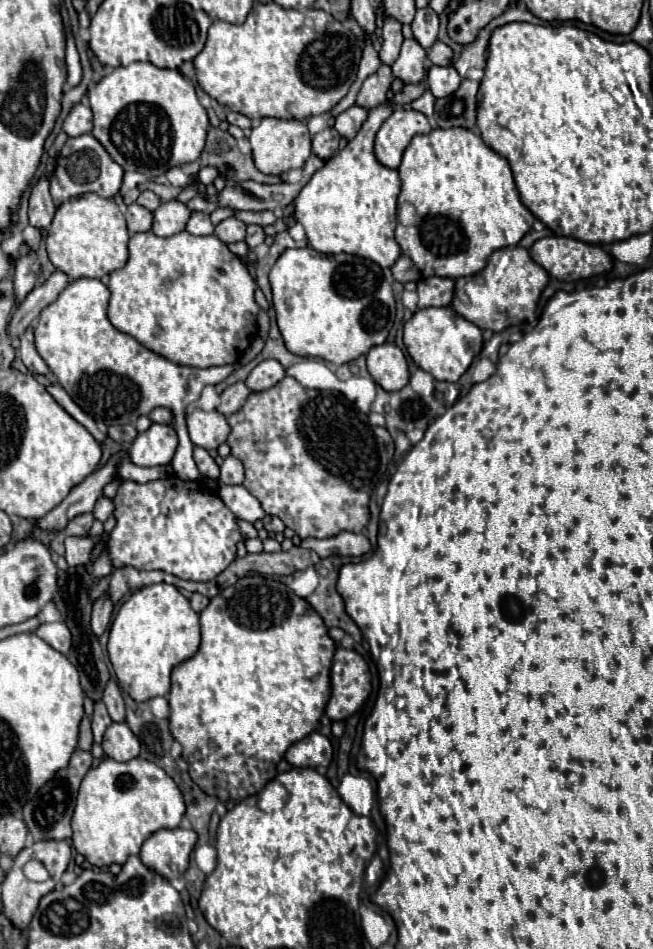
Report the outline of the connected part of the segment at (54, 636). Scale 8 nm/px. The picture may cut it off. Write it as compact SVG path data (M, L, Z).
M42 623L36 629L36 635L44 639L48 645L52 645L60 653L68 653L68 647L72 647L72 635L66 627L66 623Z

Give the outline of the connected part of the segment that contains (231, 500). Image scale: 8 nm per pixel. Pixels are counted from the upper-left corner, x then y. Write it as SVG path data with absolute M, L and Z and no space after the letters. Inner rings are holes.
M220 485L218 497L238 519L254 523L256 519L262 519L266 515L260 501L242 485Z

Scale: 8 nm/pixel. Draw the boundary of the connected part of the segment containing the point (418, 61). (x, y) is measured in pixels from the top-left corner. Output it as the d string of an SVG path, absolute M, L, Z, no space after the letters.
M404 39L400 57L392 65L392 73L404 83L418 83L420 79L424 79L426 55L428 51L416 39Z

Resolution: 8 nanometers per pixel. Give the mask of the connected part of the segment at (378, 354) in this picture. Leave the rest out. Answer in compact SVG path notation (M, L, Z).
M382 343L368 351L368 371L386 391L398 391L410 379L408 361L402 349L394 343Z

